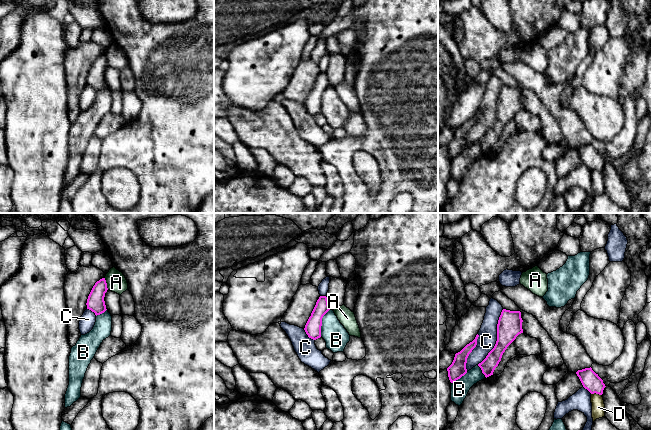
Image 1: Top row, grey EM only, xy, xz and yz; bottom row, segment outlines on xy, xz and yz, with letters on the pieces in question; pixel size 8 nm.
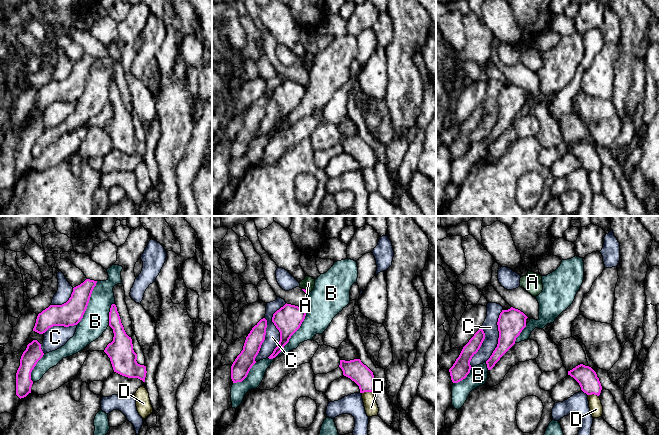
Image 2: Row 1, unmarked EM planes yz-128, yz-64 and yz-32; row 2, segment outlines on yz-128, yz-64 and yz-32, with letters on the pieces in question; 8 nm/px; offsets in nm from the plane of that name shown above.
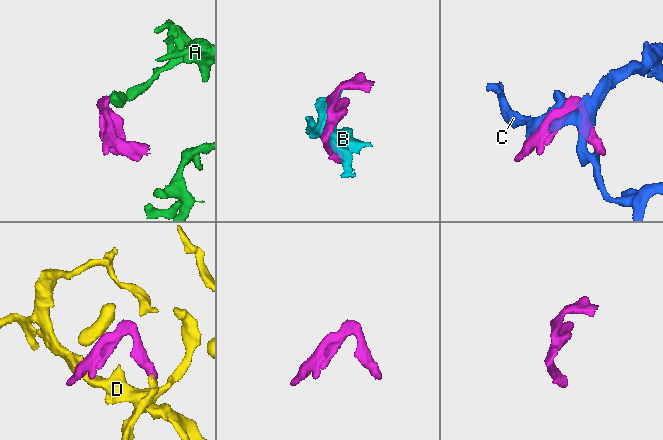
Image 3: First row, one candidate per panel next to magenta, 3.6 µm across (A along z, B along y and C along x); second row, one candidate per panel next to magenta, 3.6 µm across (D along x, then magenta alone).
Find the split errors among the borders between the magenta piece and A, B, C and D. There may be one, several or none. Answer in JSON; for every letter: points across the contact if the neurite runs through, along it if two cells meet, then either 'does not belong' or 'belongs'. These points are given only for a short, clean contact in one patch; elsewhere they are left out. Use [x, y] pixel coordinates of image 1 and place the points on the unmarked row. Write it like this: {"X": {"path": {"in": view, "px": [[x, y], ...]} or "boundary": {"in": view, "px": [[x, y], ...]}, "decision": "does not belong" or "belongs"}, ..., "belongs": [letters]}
{"A": {"boundary": {"in": "xy", "px": [[104, 54], [108, 65]]}, "decision": "does not belong"}, "B": {"decision": "does not belong"}, "C": {"decision": "does not belong"}, "D": {"boundary": {"in": "yz", "px": [[591, 169], [601, 171]]}, "decision": "does not belong"}, "belongs": []}

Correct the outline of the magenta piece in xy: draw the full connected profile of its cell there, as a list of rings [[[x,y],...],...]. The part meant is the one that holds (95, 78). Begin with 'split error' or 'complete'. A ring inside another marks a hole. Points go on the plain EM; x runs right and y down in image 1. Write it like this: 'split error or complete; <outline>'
complete; [[[105,54],[100,55],[93,62],[88,75],[87,75],[87,85],[95,89],[95,91],[100,91],[104,89],[106,85],[104,73],[107,68],[107,59]]]

